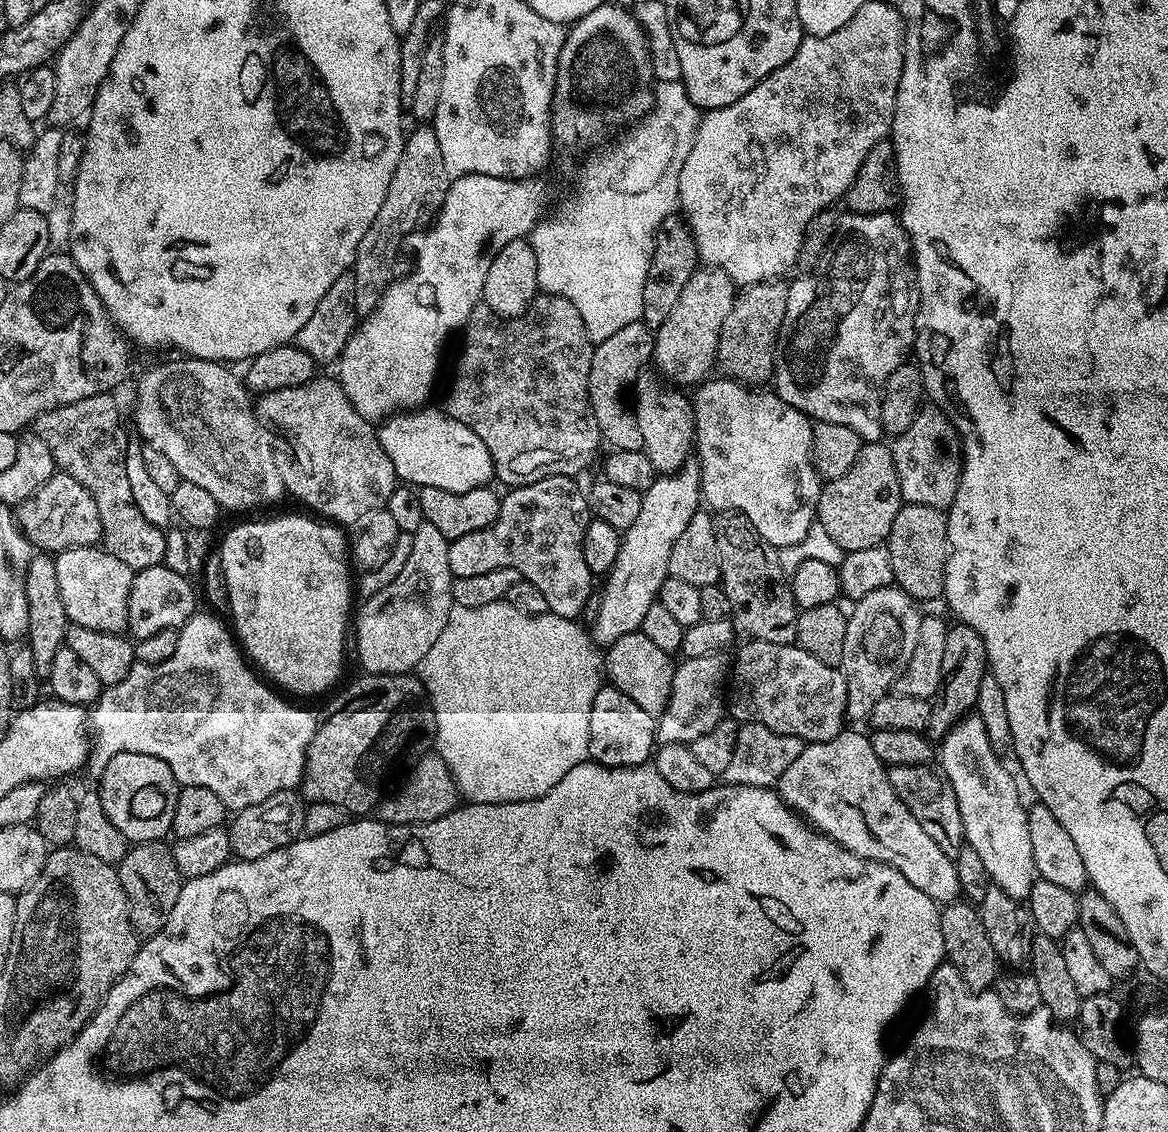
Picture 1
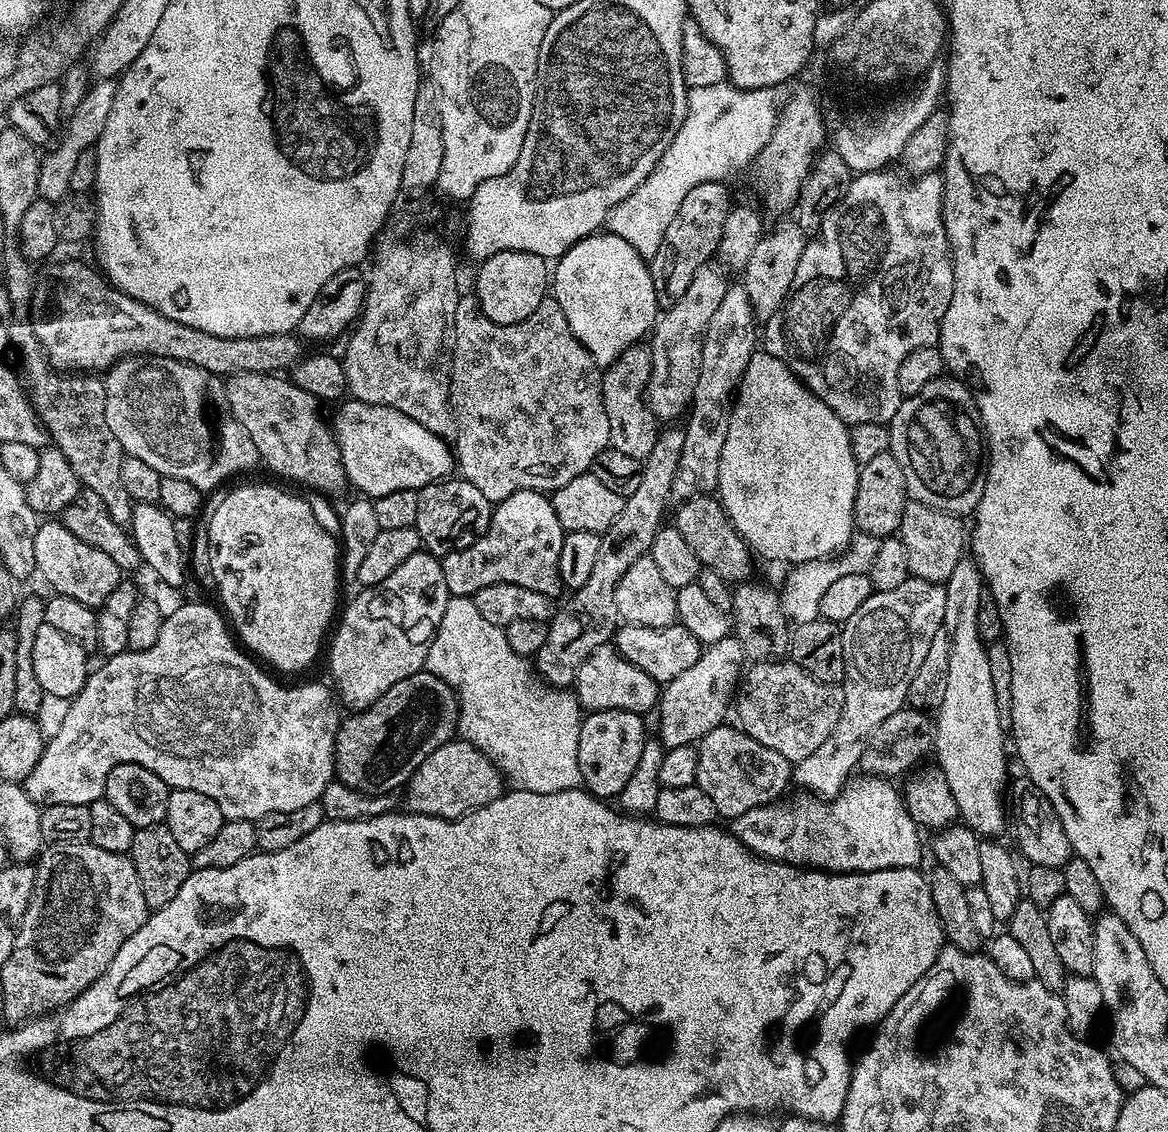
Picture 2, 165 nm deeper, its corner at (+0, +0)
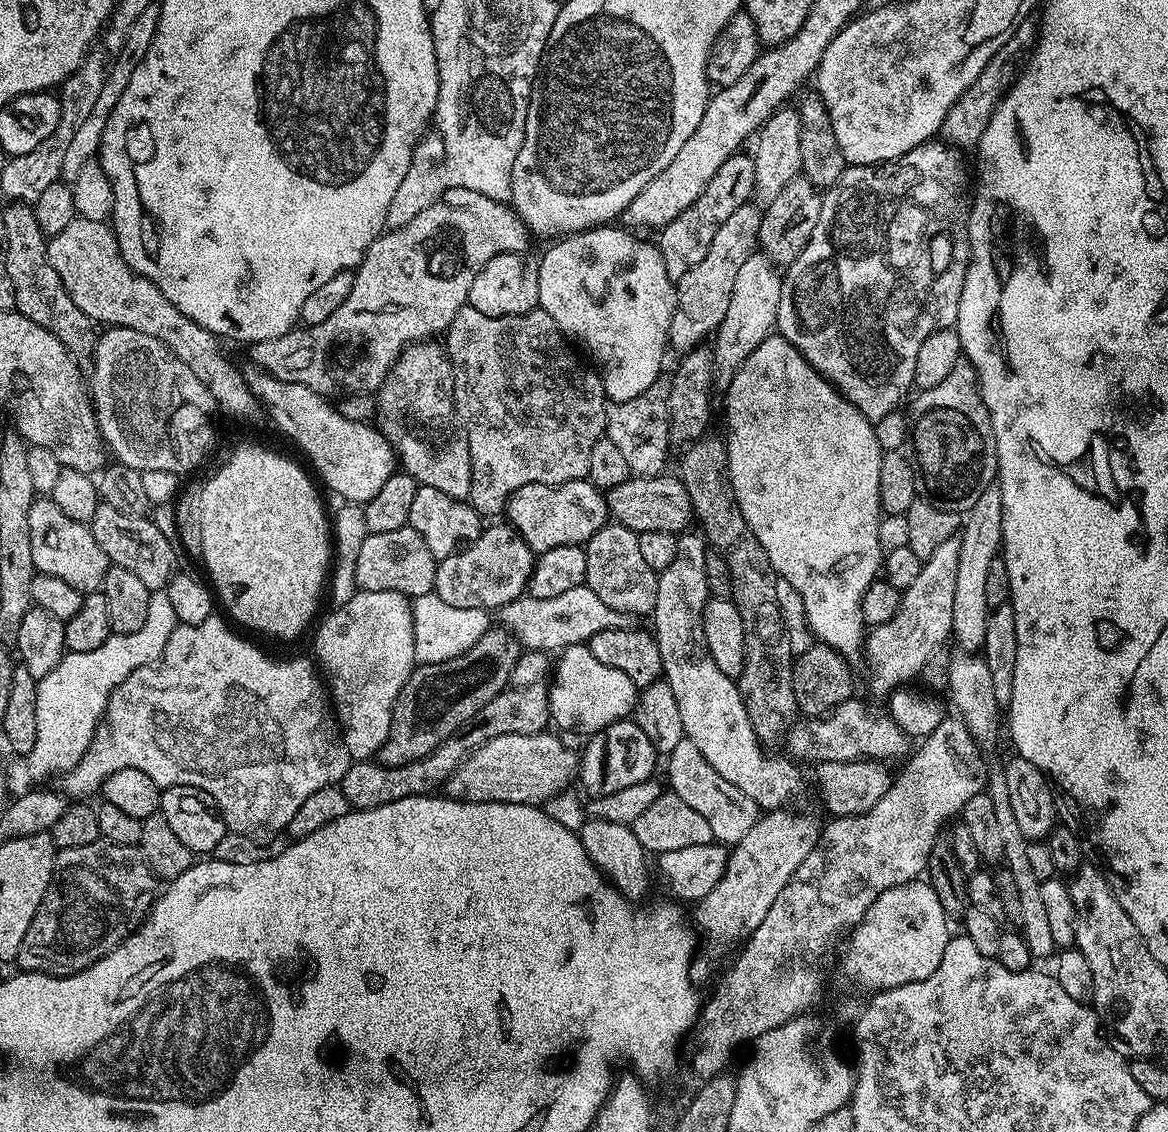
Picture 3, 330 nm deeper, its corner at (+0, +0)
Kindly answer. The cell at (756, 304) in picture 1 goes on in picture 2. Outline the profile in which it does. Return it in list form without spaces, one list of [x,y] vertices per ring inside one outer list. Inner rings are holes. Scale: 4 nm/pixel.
[[[780,218],[772,229],[761,235],[758,246],[754,246],[754,254],[750,254],[750,262],[742,269],[742,283],[750,298],[750,306],[754,310],[757,321],[767,322],[771,316],[784,305],[790,286],[794,282],[794,270],[798,270],[798,262],[802,262],[802,254],[806,243],[806,233],[792,218]]]

